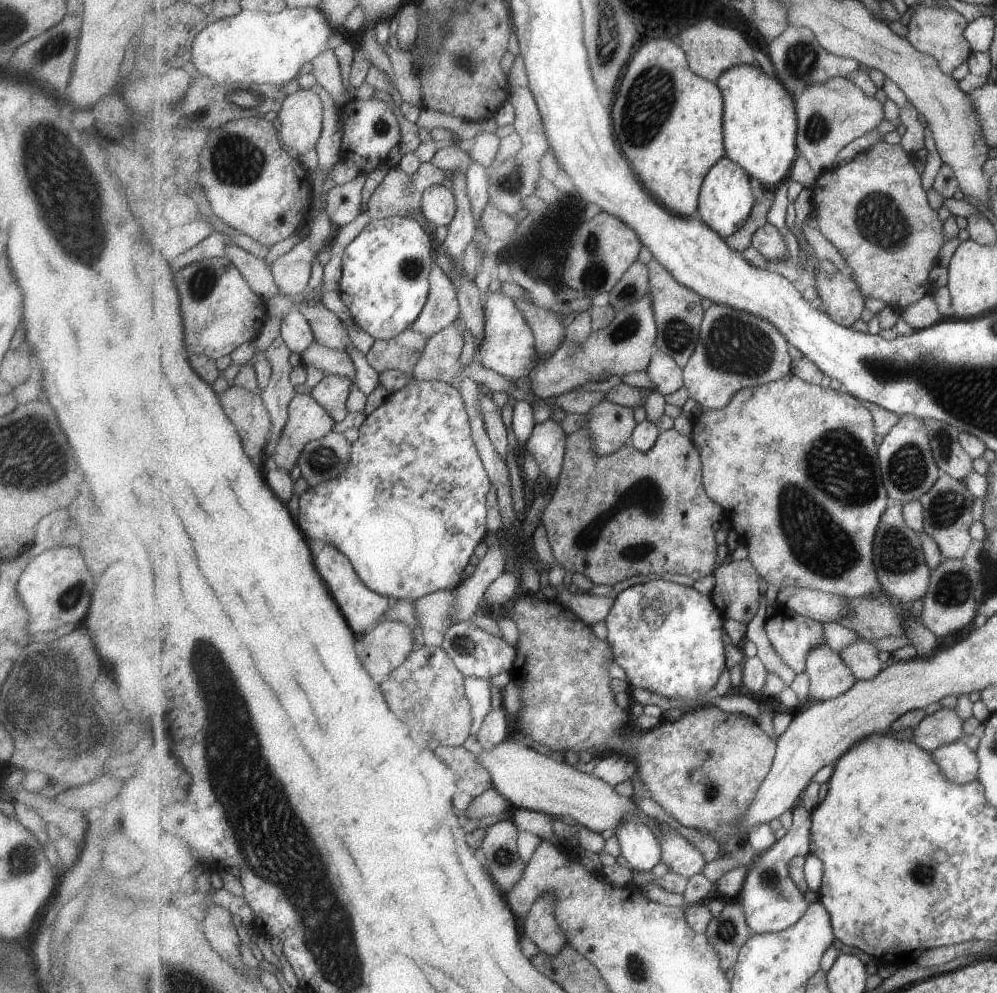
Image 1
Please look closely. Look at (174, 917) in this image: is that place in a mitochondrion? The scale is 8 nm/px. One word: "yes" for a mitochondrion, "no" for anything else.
no

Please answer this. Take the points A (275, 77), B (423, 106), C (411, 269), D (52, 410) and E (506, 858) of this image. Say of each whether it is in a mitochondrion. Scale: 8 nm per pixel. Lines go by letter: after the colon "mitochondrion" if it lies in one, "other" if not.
A: other
B: other
C: mitochondrion
D: other
E: mitochondrion

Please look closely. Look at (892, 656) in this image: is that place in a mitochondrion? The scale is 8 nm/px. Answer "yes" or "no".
no

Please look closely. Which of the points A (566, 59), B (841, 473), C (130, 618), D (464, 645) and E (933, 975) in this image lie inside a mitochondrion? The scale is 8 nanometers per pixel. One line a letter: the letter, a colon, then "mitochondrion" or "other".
A: other
B: mitochondrion
C: other
D: mitochondrion
E: other

